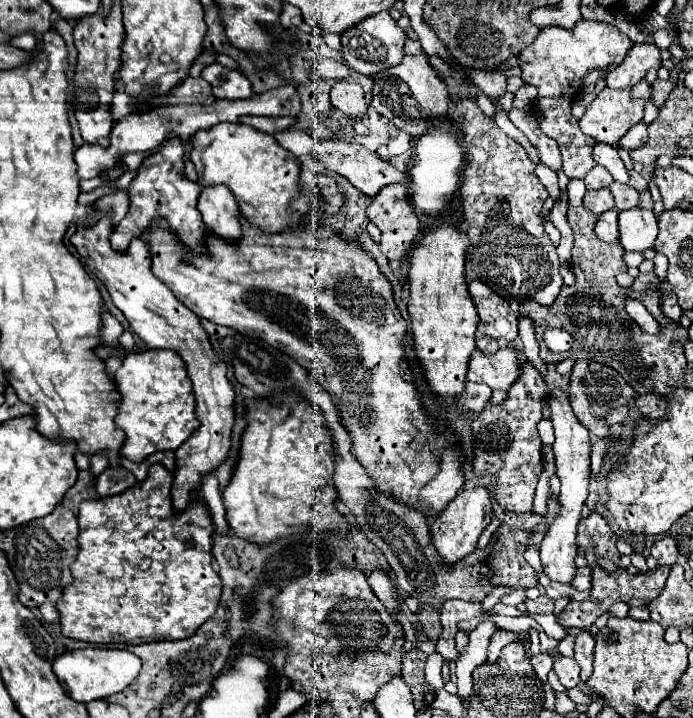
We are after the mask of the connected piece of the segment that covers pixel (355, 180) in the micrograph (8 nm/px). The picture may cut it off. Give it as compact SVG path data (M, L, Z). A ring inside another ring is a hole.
M320 141L318 147L316 147L316 157L320 159L320 163L328 171L334 171L334 173L346 177L358 191L362 191L368 197L374 197L386 185L406 183L408 181L408 173L406 171L400 171L398 167L390 165L388 161L382 161L376 153L368 151L366 147L362 147L358 143L348 143L348 141Z

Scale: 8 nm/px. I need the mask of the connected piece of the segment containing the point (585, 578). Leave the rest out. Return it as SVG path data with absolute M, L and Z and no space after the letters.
M583 567L578 569L576 577L574 578L574 581L572 581L571 585L578 591L590 590L592 587L591 580L590 568Z

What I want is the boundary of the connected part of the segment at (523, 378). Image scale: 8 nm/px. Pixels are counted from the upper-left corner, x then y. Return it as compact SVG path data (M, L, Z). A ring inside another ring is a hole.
M524 361L524 371L520 373L520 379L512 383L508 397L500 405L486 405L484 411L478 413L478 417L472 423L474 431L474 469L480 475L496 475L494 495L502 509L526 513L532 511L532 499L534 489L538 483L538 475L542 471L542 459L540 449L542 441L536 431L538 421L542 419L542 399L546 395L546 385L538 369Z

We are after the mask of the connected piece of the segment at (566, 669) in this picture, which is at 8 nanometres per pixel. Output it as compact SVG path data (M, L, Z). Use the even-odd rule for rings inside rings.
M552 651L552 653L548 653L548 655L550 655L552 661L554 661L552 671L558 675L560 683L562 683L566 689L576 687L576 683L578 683L578 673L580 673L578 663L576 663L574 659L570 659L570 657L560 655L558 651Z

